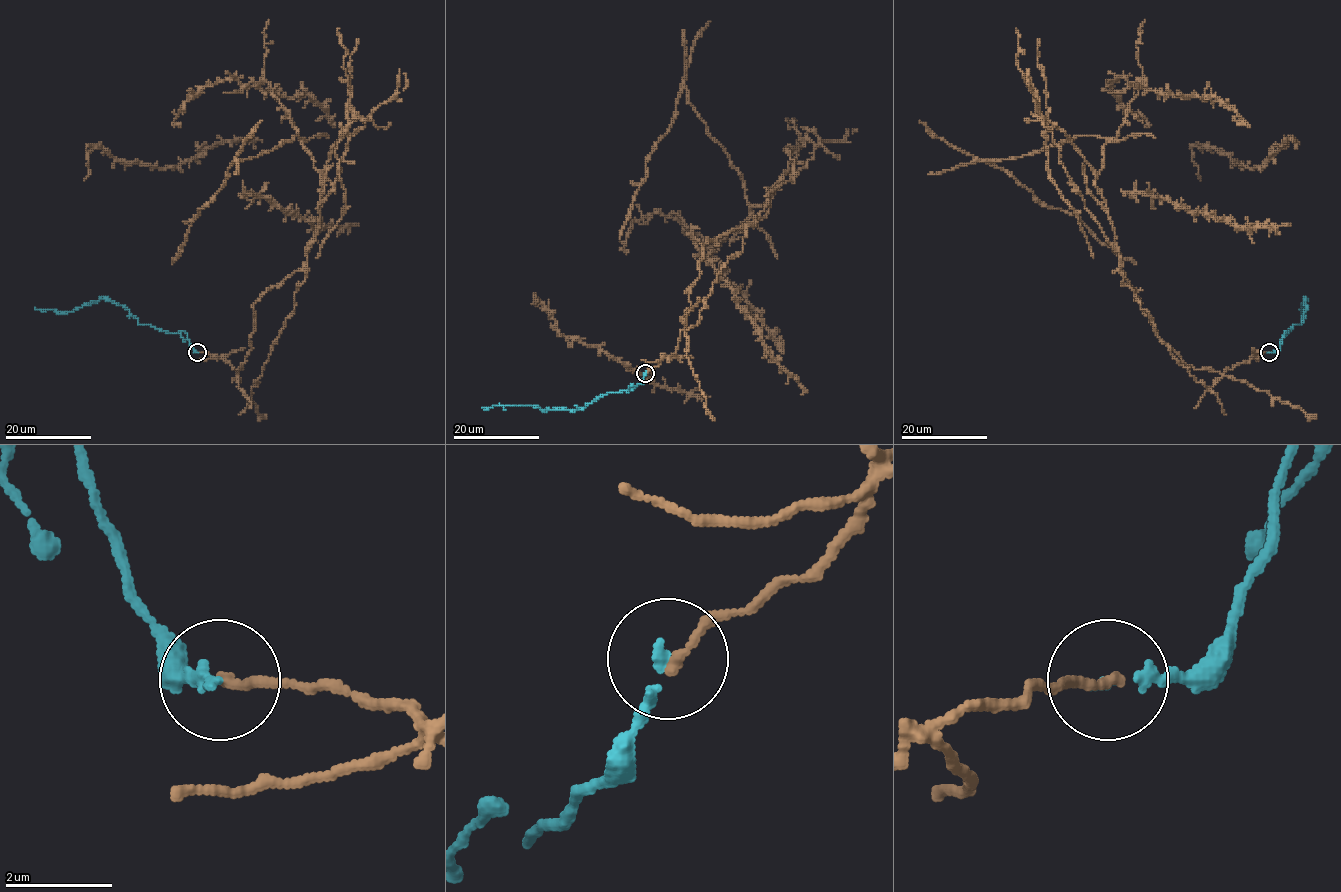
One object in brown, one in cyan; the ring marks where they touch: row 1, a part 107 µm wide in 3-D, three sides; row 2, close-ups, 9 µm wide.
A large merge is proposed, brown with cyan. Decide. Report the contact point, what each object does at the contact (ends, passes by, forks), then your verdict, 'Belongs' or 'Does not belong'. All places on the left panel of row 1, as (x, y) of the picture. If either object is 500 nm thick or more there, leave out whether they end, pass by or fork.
Place: (197, 352). At the ring brown ends. At the ring cyan ends. Does not belong

